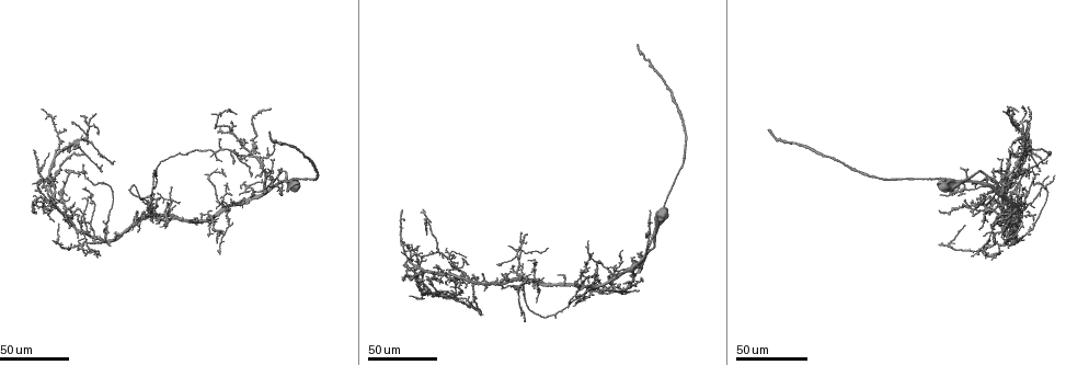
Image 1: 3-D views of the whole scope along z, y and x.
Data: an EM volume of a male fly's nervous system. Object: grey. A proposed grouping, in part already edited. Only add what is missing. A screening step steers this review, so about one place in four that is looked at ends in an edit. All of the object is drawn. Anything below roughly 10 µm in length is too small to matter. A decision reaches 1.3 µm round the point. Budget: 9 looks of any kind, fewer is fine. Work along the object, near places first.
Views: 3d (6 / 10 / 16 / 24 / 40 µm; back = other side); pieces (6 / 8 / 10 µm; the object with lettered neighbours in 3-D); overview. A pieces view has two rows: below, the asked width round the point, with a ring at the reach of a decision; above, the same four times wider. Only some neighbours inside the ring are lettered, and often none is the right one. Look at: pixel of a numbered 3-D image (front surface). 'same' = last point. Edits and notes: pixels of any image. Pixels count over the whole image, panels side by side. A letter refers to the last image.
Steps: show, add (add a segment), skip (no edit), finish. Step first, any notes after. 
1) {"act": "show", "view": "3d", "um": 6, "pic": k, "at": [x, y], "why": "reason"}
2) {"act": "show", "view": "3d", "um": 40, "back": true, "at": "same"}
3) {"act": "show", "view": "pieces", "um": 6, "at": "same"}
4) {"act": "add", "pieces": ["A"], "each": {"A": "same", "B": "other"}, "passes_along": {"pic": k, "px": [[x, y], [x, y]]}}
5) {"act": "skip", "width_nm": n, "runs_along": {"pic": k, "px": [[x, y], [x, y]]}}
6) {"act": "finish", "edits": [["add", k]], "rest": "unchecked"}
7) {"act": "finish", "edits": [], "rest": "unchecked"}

{"act": "show", "view": "3d", "um": 24, "pic": 1, "at": [1004, 110], "why": "end of a long branch"}

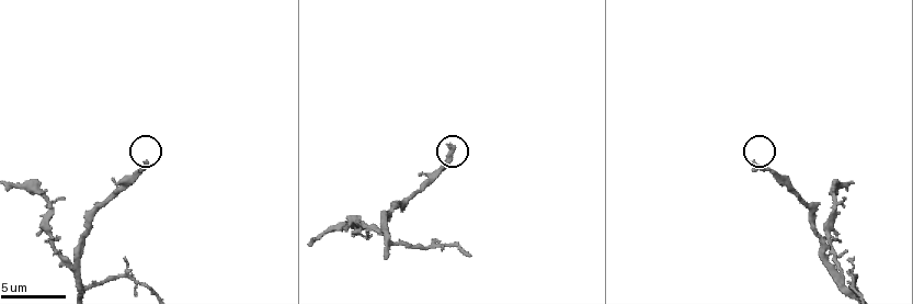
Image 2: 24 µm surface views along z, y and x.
{"act": "show", "view": "3d", "um": 10, "pic": 2, "at": [452, 143]}

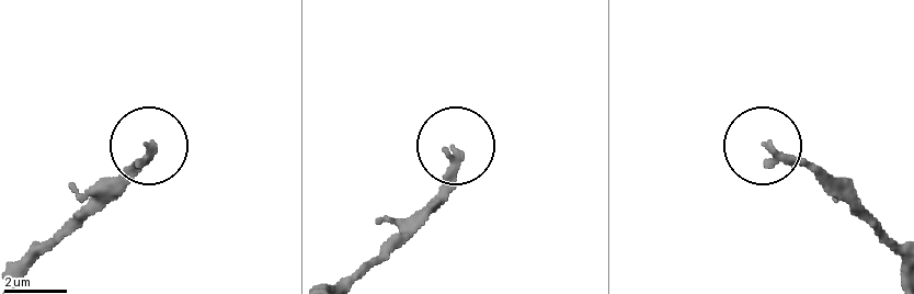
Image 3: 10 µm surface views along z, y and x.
{"act": "show", "view": "pieces", "um": 10, "pic": 3, "at": [769, 145], "why": "what lies round it"}

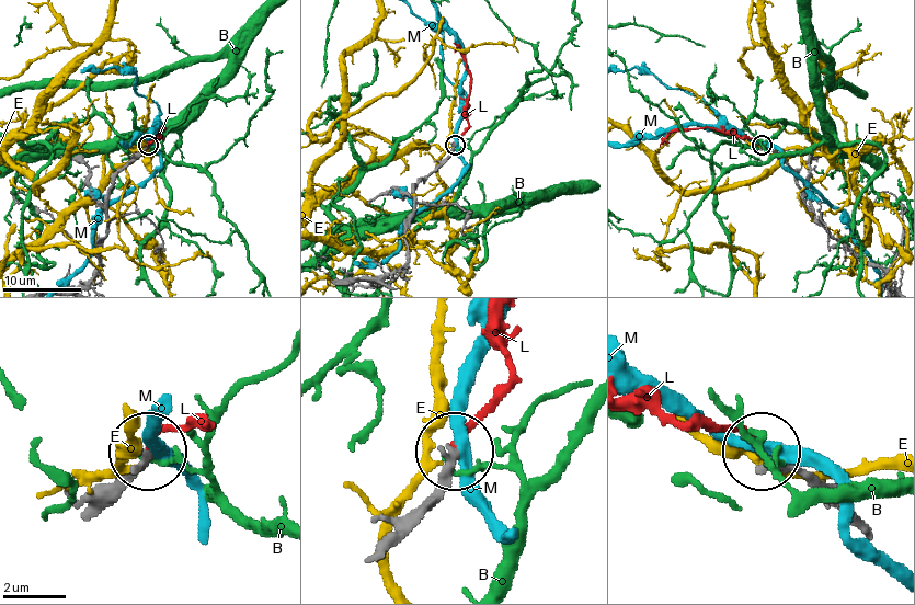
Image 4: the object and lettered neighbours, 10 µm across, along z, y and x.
{"act": "add", "pieces": ["L"], "each": {"B": "other", "E": "other", "L": "same", "M": "other"}, "found": "it goes on there"}

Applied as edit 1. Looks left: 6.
{"act": "show", "view": "3d", "um": 40, "pic": 1, "at": [454, 299], "why": "long arm stops here"}

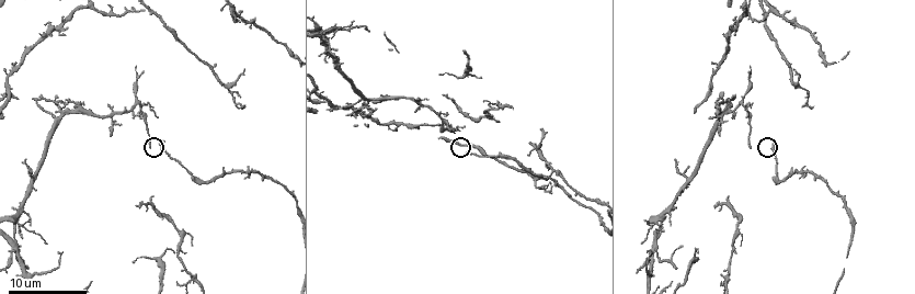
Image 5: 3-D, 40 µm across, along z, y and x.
{"act": "show", "view": "pieces", "um": 10, "pic": 5, "at": [163, 143], "why": "see the neighbours"}

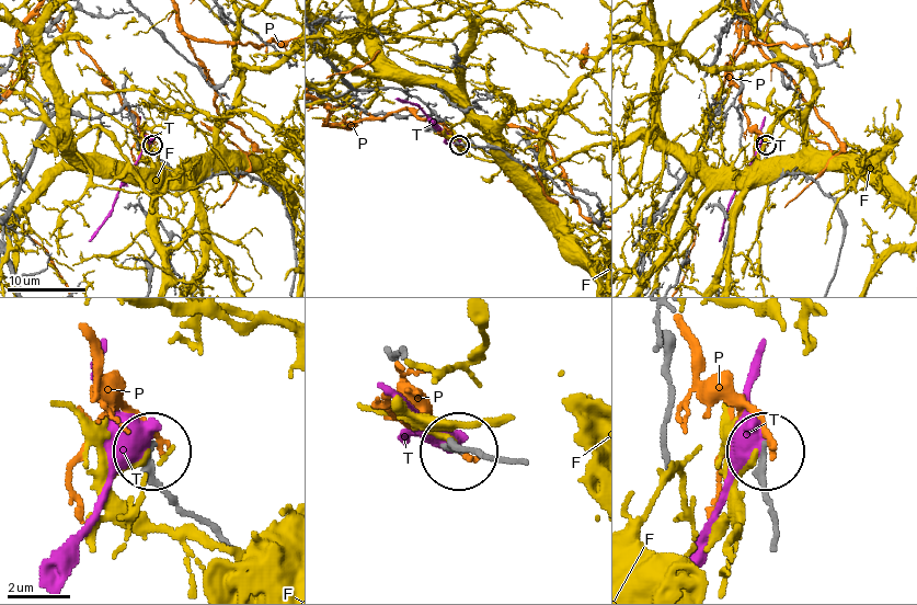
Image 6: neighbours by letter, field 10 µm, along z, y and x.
{"act": "skip", "width_nm": 190, "each": {"F": "other", "P": "other", "T": "other"}, "runs_along": {"pic": 6, "px": [[777, 537], [761, 454]]}, "found": "none of them fits"}

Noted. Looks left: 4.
{"act": "show", "view": "3d", "um": 24, "pic": 1, "at": [169, 210], "why": "thin end"}

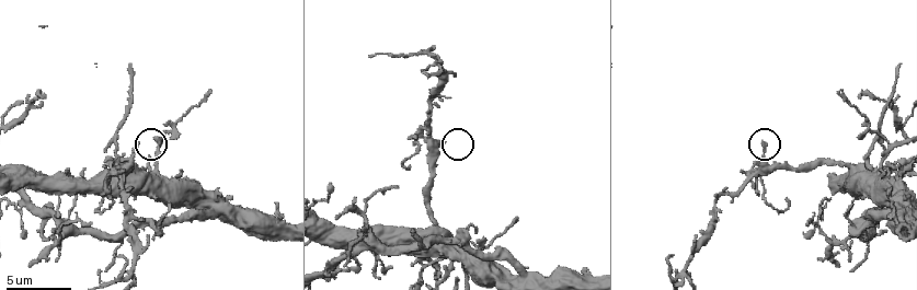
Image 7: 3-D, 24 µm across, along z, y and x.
{"act": "show", "view": "pieces", "um": 6, "pic": 7, "at": [765, 143]}

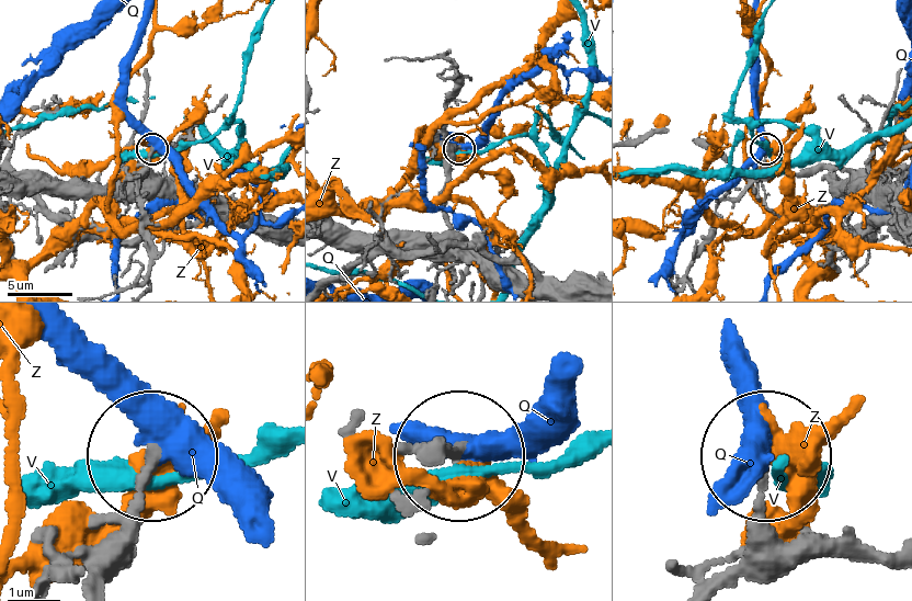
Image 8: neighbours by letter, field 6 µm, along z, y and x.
{"act": "skip", "each": {"Q": "other", "V": "other", "Z": "other"}, "found": "no lettered segment goes on from it"}

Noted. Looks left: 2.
{"act": "show", "view": "3d", "um": 24, "pic": 1, "at": [225, 232], "why": "long arm stops here"}

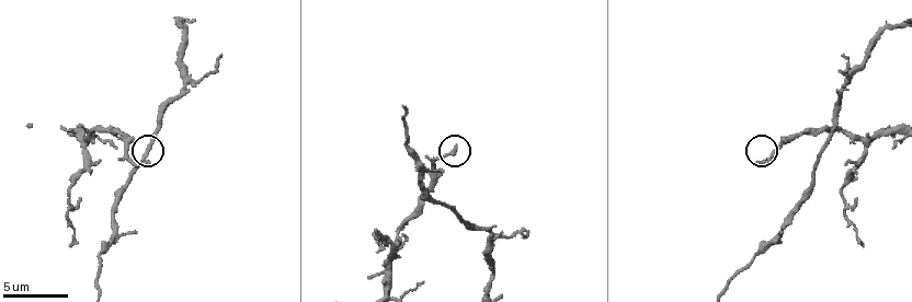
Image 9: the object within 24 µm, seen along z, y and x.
{"act": "show", "view": "pieces", "um": 10, "pic": 9, "at": [150, 163]}

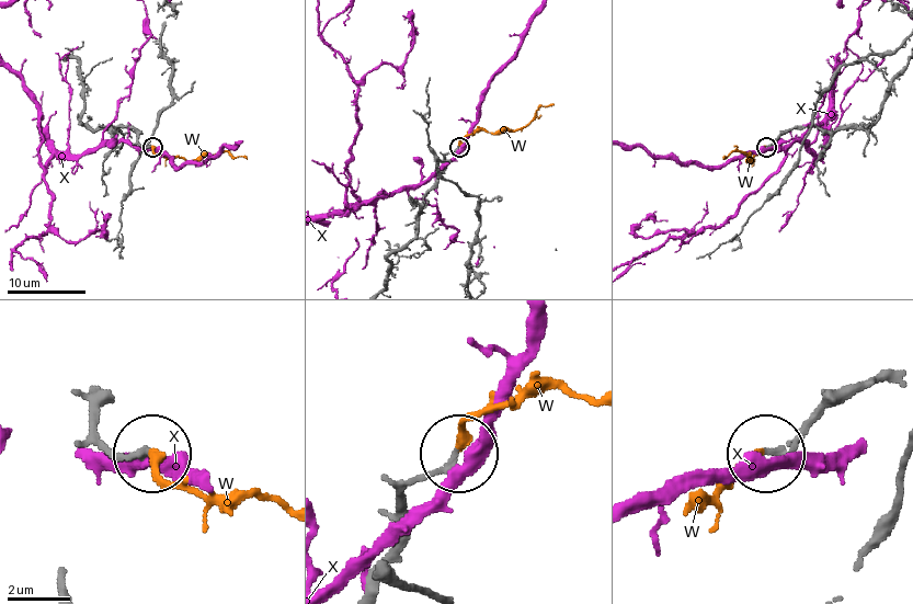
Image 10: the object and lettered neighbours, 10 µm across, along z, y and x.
{"act": "add", "pieces": ["W"], "each": {"W": "same", "X": "other"}, "found": "the cell continues"}

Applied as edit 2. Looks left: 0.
{"act": "finish", "edits": [["add", 4], ["add", 10]], "rest": "unchecked"}

